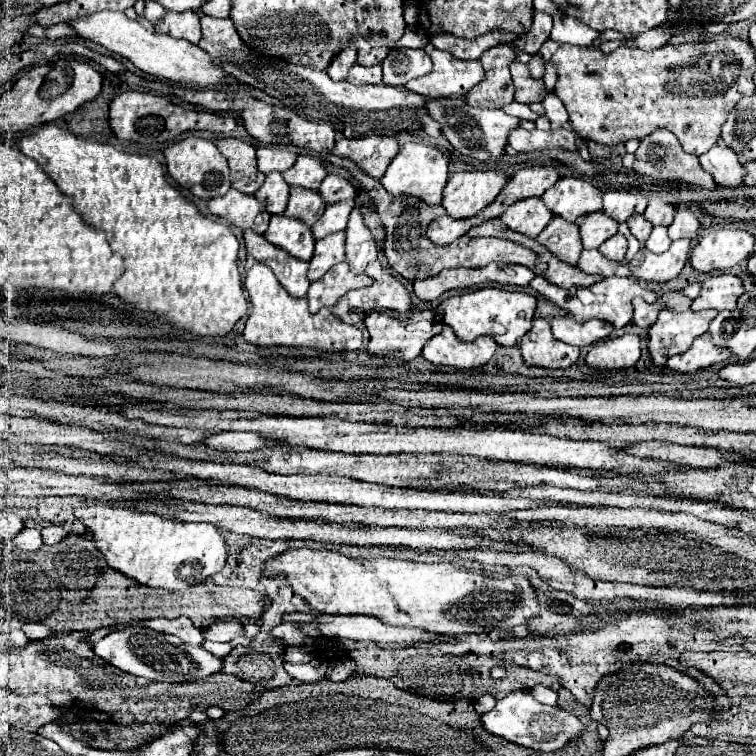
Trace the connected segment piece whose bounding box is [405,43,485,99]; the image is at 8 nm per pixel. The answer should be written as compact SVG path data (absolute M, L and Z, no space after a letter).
M431 43L425 47L433 61L433 71L425 77L413 79L405 87L425 97L463 97L477 83L481 83L485 71L477 59L455 59L449 51L435 49Z

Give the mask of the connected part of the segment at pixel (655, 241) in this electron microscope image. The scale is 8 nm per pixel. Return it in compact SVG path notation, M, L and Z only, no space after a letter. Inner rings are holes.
M653 227L645 247L653 253L663 253L663 251L669 249L669 245L671 245L671 239L667 235L667 227Z

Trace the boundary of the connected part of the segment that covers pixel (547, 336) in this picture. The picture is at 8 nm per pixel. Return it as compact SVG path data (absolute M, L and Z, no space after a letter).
M545 317L533 319L533 327L523 335L519 347L527 365L567 369L579 359L579 347L557 341L551 335L551 325Z

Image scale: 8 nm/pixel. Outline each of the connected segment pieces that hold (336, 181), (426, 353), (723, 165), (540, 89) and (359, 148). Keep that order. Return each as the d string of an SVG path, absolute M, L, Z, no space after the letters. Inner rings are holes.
M329 173L321 187L319 187L321 197L325 199L325 203L337 203L343 199L353 199L355 197L355 187L351 185L349 179L337 175L337 173Z
M443 325L443 331L427 341L423 347L423 357L435 365L451 365L457 369L471 369L485 365L497 349L497 343L483 335L471 343L463 343L451 327Z
M717 141L707 153L699 155L699 163L713 175L717 185L739 187L743 183L745 169L741 167L737 153L725 147L725 141Z
M513 61L511 63L511 77L515 83L515 101L519 103L533 103L533 101L543 101L547 95L547 89L543 83L531 79L527 65Z
M363 135L363 137L341 137L333 147L333 155L353 159L365 173L381 179L391 159L397 155L399 145L393 135Z

